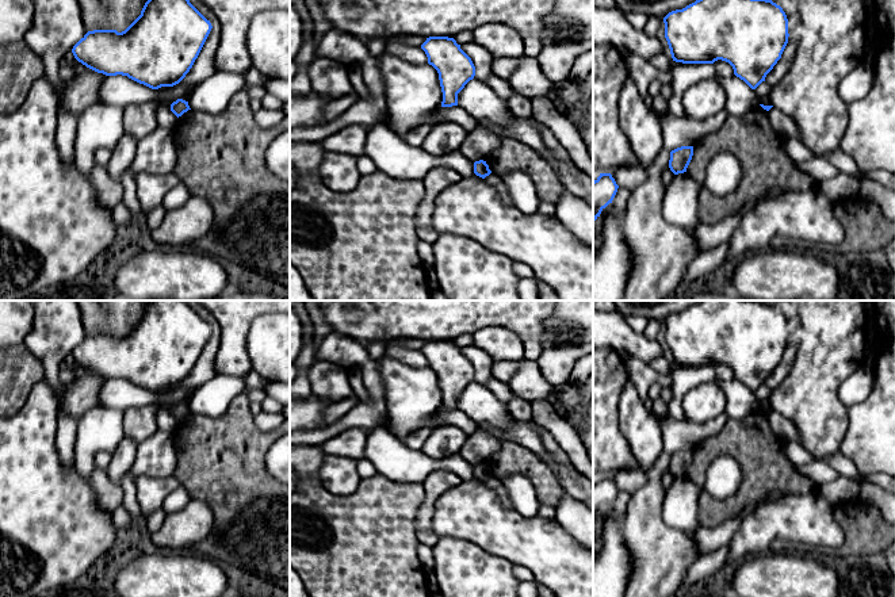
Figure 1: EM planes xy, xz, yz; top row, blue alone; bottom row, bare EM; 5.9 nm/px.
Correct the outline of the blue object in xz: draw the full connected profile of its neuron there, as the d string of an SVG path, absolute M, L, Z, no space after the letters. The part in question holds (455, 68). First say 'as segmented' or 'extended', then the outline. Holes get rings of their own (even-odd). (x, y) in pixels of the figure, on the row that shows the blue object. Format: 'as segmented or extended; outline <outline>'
as segmented; outline M429 37L421 45L440 80L441 107L458 106L458 93L474 79L475 66L454 38Z

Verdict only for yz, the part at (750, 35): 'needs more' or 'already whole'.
already whole

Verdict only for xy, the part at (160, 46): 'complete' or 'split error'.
complete

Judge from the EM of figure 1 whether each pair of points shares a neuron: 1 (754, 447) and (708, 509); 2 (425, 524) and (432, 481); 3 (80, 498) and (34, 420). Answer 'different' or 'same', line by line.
1: same
2: same
3: same

